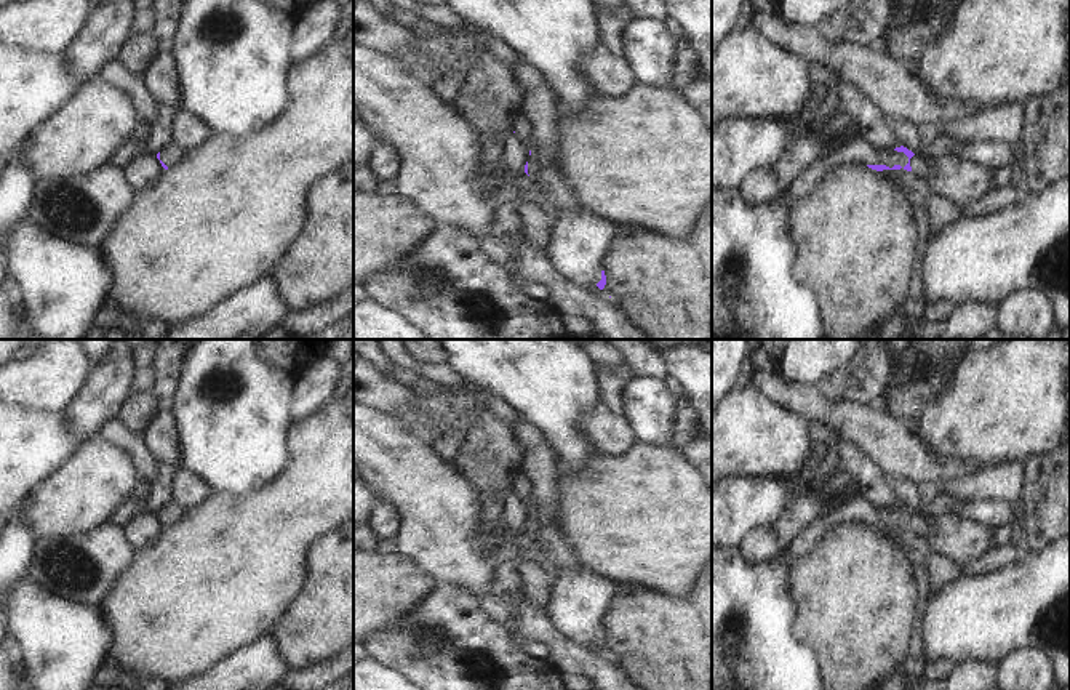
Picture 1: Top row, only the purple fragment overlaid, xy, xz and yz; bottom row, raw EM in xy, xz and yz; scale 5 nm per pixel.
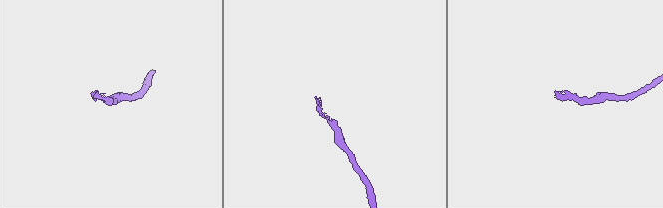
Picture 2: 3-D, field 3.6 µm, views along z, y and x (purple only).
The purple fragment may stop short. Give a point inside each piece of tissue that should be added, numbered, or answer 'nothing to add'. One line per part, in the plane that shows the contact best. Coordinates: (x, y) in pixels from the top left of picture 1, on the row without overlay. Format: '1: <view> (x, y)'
1: yz (856, 509)

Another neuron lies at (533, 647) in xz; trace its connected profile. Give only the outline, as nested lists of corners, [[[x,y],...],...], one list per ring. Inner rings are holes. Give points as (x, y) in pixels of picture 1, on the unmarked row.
[[[526,640],[521,648],[539,660],[550,660],[550,648],[541,640]]]

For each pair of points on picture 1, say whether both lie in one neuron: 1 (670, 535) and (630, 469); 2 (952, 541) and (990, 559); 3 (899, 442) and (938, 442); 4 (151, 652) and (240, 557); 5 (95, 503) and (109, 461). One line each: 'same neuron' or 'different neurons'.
1: same neuron
2: same neuron
3: different neurons
4: same neuron
5: same neuron

